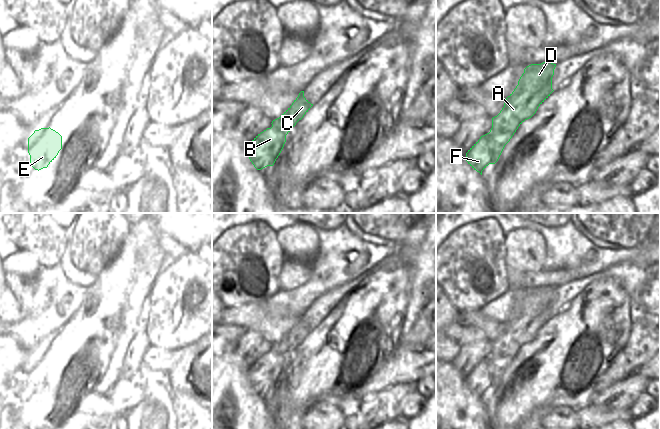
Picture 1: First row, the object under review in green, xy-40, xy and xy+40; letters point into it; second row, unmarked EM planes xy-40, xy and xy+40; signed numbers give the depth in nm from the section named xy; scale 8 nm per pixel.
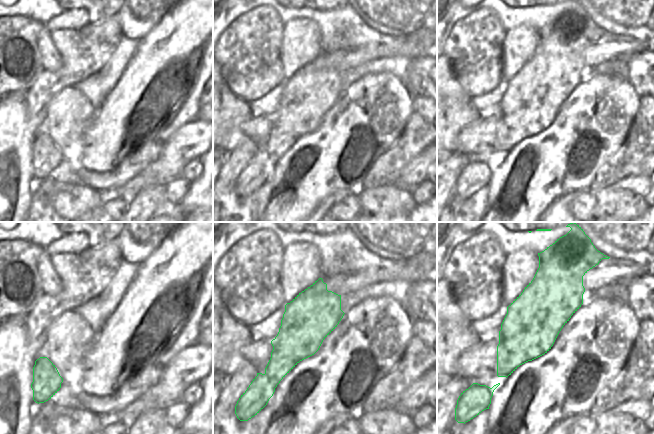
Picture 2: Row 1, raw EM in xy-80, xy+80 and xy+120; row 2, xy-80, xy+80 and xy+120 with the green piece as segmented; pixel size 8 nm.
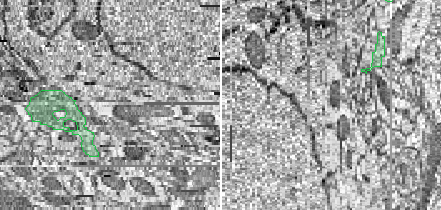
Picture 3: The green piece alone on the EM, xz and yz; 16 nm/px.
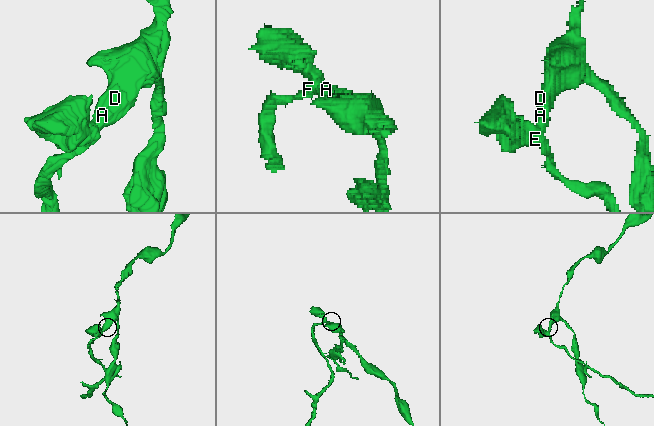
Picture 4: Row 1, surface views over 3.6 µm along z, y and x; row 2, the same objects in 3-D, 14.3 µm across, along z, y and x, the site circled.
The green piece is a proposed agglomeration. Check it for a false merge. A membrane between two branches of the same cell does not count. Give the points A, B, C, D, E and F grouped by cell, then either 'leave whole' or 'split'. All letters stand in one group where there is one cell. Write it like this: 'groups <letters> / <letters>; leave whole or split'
groups A C D / B E F; split

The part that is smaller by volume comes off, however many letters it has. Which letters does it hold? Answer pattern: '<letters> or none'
B, E, F

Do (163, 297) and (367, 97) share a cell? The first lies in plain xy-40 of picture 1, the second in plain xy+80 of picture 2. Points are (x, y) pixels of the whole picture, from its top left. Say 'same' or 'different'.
same

